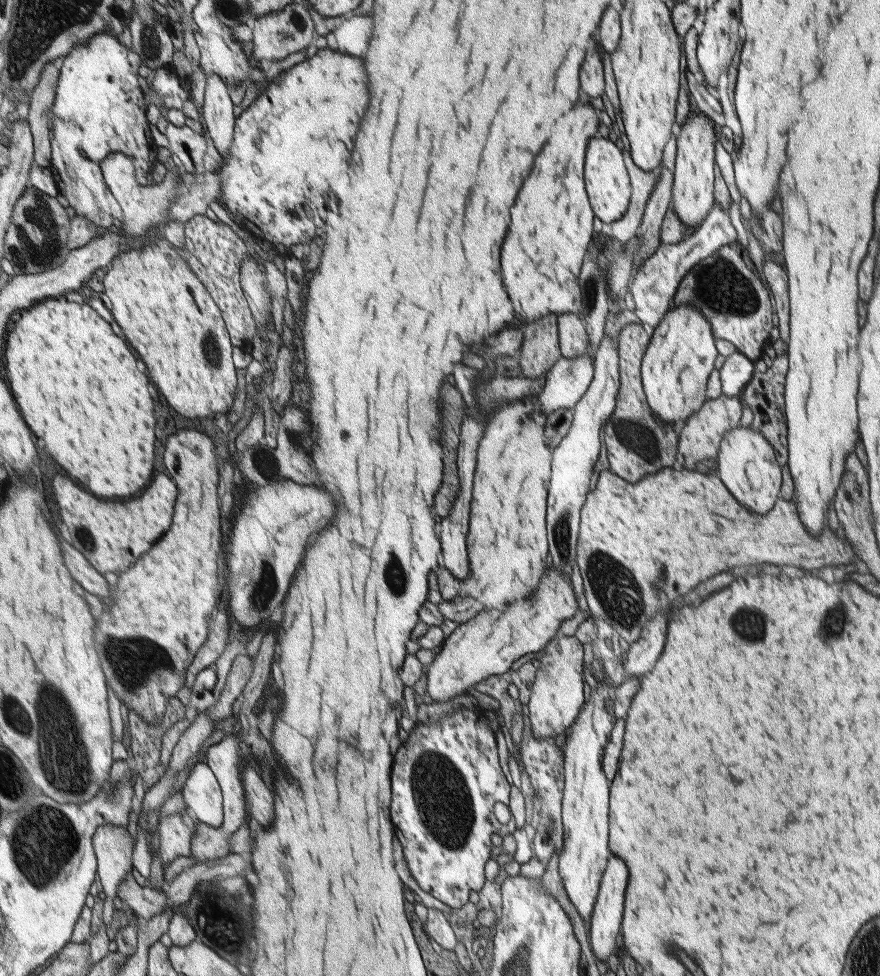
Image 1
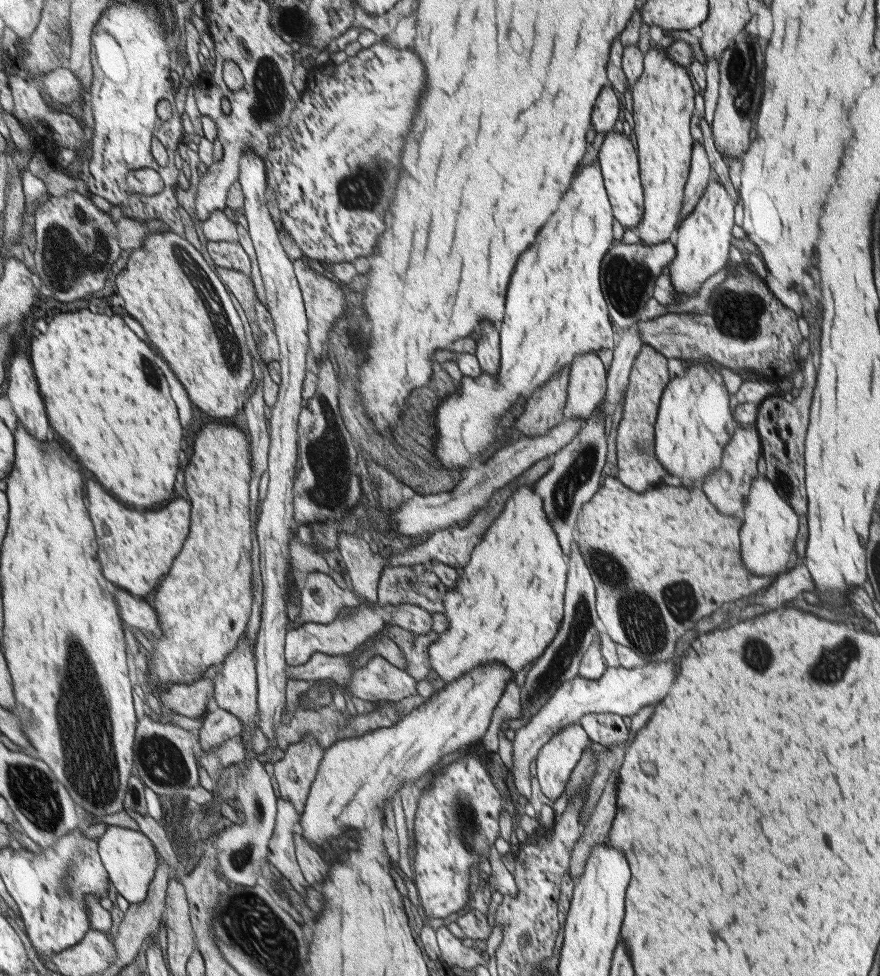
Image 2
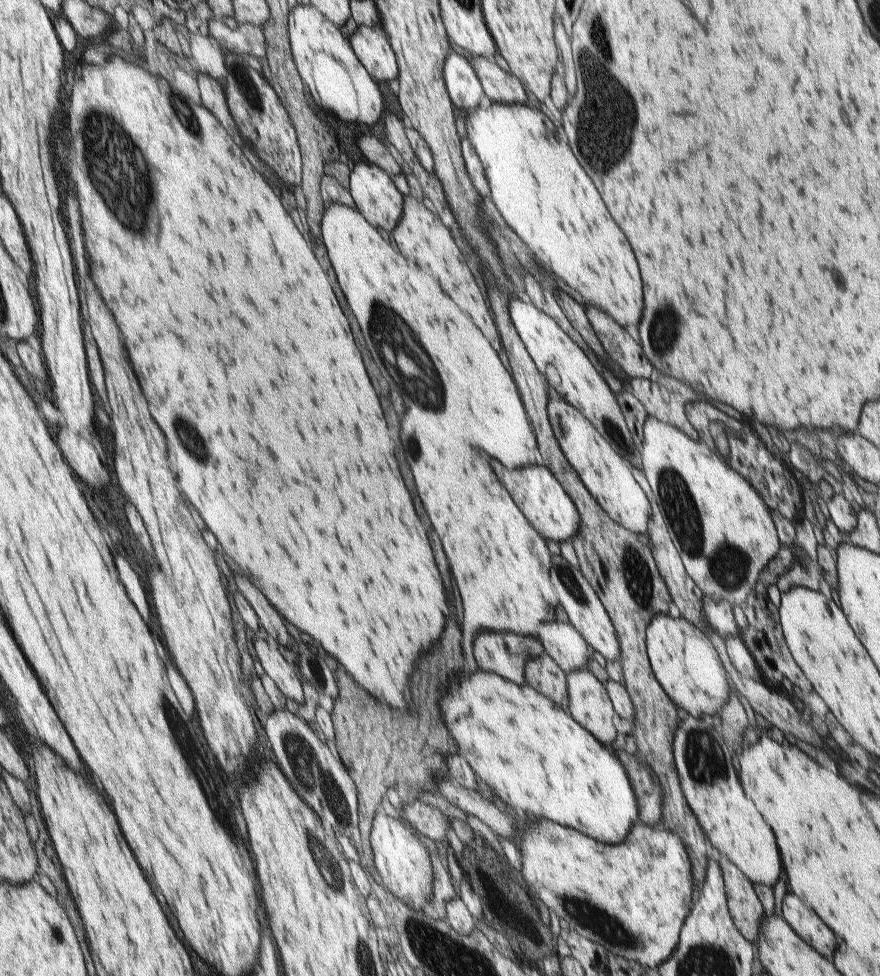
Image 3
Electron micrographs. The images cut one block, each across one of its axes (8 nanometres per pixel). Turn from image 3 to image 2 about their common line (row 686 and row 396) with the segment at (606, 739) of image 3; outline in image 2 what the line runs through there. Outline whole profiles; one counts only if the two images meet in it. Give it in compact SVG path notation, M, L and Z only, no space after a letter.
M594 352L580 354L569 365L565 419L586 419L606 396L606 368Z

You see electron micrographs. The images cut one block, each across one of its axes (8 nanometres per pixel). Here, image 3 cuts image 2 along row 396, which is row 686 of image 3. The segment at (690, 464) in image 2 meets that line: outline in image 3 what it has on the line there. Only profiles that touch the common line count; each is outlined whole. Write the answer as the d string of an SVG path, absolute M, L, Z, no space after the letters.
M669 614L654 616L645 633L647 655L652 670L654 670L656 680L658 680L664 692L670 697L670 700L680 708L684 708L686 713L691 714L696 719L702 719L706 715L714 716L719 714L721 708L728 702L731 690L726 678L727 672L707 634L703 630L696 628L684 617L681 616L679 619L674 619Z

